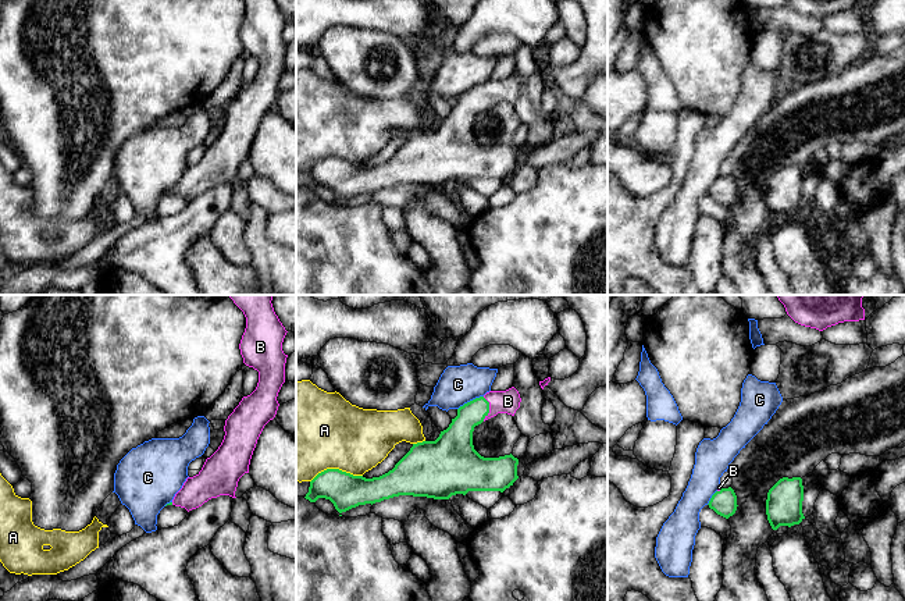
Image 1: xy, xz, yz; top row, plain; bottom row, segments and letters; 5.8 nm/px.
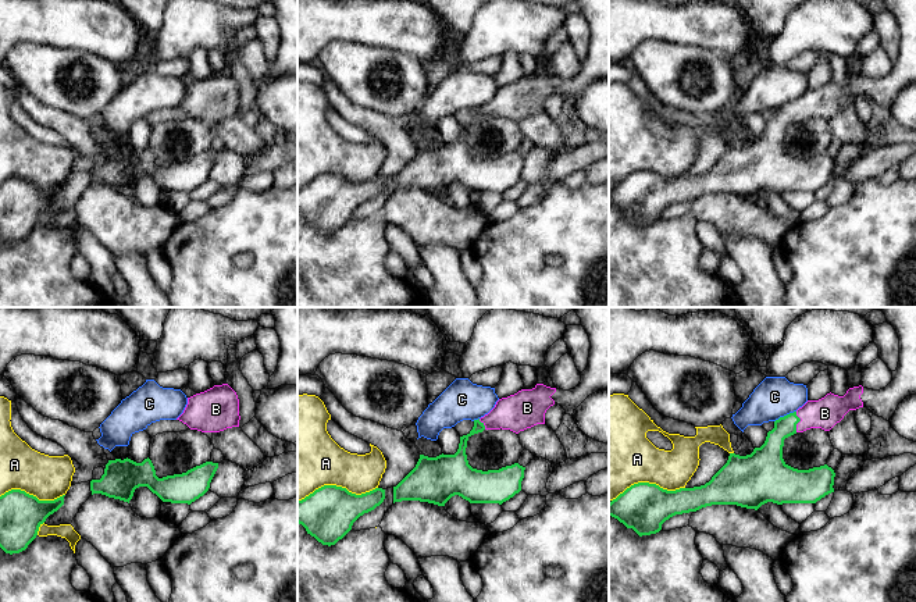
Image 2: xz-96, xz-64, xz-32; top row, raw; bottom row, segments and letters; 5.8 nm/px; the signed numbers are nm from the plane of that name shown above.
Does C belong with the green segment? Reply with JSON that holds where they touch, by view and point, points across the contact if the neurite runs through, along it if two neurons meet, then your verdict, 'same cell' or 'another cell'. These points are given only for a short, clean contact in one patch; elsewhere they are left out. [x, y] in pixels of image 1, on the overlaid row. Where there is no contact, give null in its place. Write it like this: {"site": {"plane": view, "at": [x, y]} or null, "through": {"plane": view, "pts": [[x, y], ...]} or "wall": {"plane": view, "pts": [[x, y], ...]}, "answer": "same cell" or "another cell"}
{"site": {"plane": "xz", "at": [470, 401]}, "wall": {"plane": "xz", "pts": [[483, 395], [465, 402], [458, 409]]}, "answer": "another cell"}

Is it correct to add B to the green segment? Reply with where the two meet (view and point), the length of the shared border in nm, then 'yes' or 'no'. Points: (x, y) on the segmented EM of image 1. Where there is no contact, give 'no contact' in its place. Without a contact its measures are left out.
contact xz (488, 409); length 140 nm; yes

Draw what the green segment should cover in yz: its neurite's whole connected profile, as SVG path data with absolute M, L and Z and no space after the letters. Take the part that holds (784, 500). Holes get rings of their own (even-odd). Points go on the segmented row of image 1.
M783 477L767 492L766 515L773 530L780 526L799 524L802 513L804 486L801 477Z

